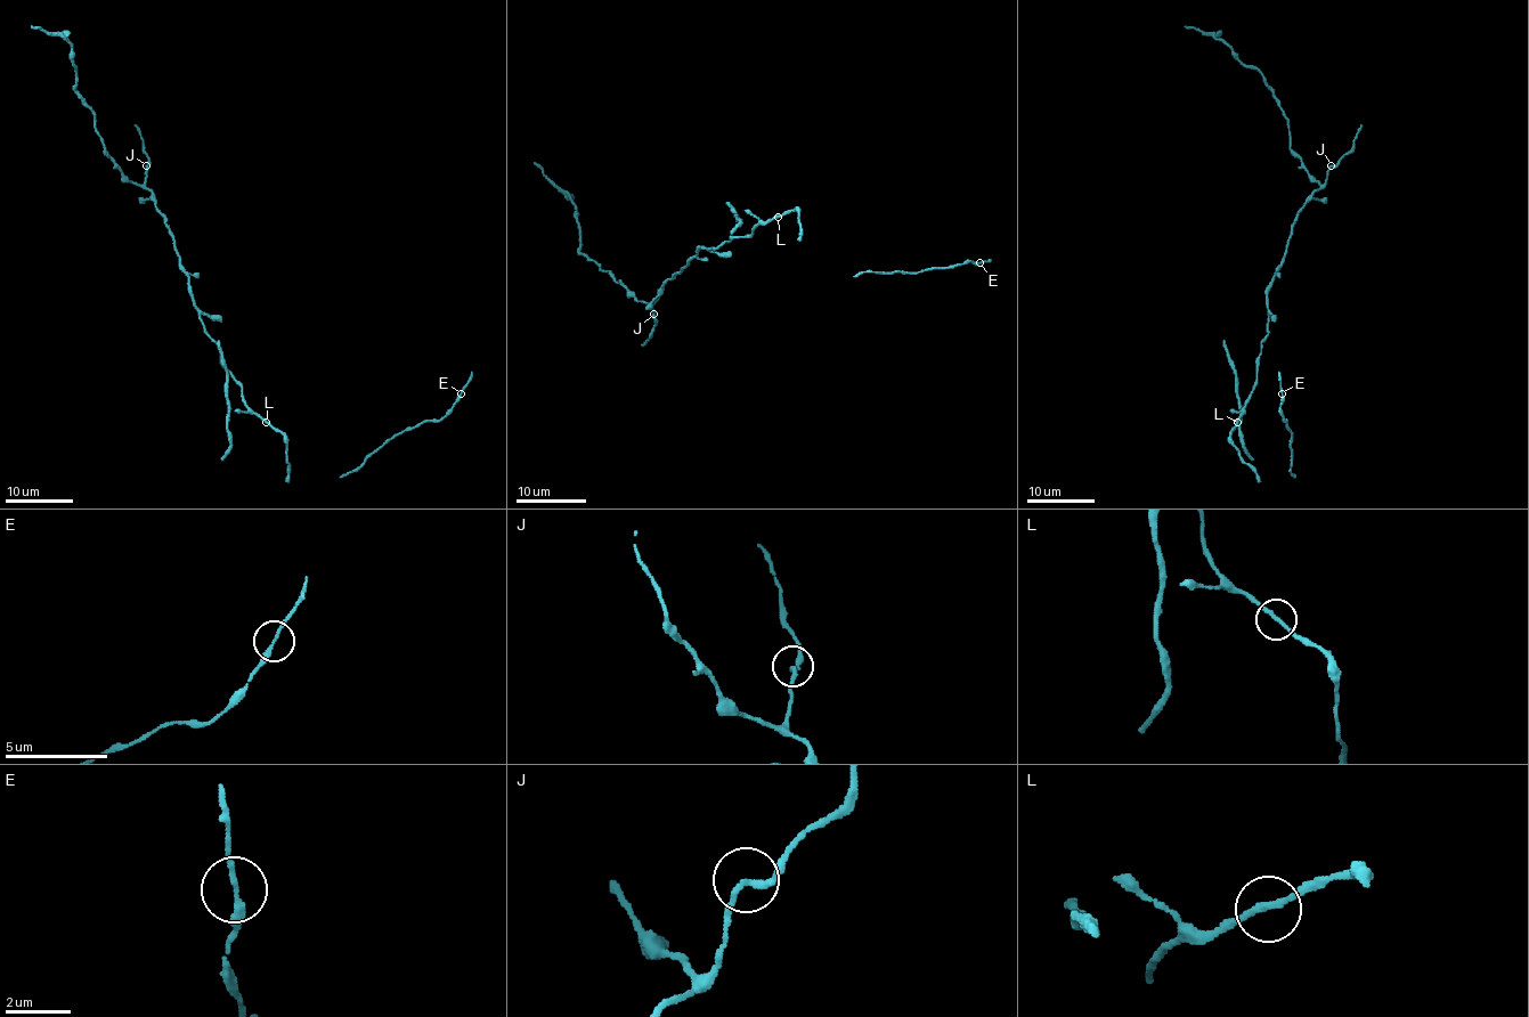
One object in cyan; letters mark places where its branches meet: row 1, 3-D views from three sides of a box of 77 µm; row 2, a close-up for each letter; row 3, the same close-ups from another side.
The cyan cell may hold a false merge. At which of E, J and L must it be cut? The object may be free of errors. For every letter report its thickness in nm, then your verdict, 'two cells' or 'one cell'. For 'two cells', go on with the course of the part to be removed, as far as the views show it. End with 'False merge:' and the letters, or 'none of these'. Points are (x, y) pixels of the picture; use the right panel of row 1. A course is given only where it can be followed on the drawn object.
E: calibre 200 nm; one cell
J: calibre 200 nm; one cell
L: calibre 200 nm; one cell
False merge: none of these

